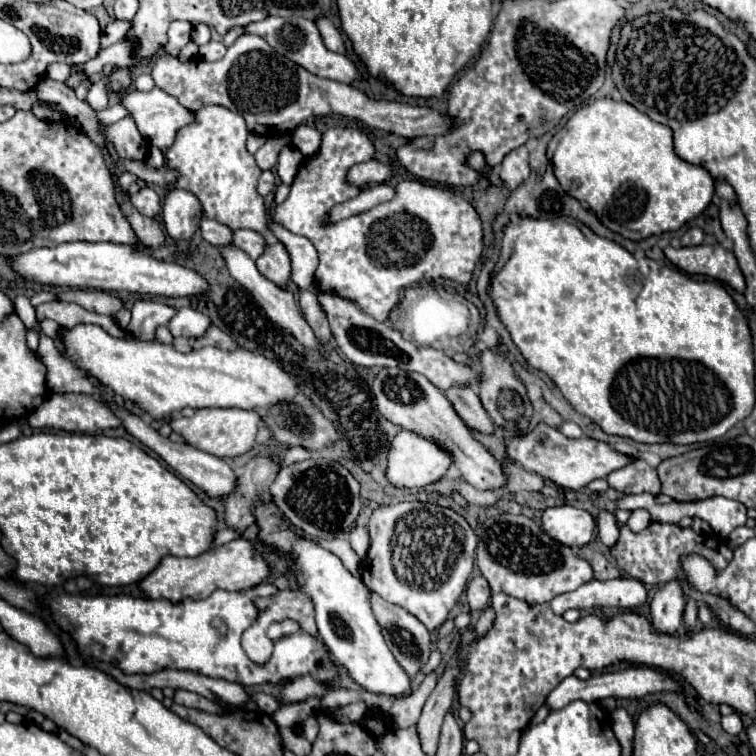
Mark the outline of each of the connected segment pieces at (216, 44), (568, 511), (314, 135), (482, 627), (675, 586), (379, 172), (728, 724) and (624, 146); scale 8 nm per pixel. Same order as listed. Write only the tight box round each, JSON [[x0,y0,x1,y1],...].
[[199,40,227,62],[541,506,595,548],[291,126,319,158],[473,606,495,636],[651,580,685,636],[347,158,391,186],[721,712,743,734],[547,98,715,242]]

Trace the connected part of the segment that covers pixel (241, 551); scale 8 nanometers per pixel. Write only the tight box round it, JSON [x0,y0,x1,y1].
[141,538,271,602]

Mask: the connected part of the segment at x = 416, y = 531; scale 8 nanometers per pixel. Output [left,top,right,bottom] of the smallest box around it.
[363,502,477,632]

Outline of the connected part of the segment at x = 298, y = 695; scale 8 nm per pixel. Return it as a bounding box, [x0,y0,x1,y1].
[281,676,325,704]

